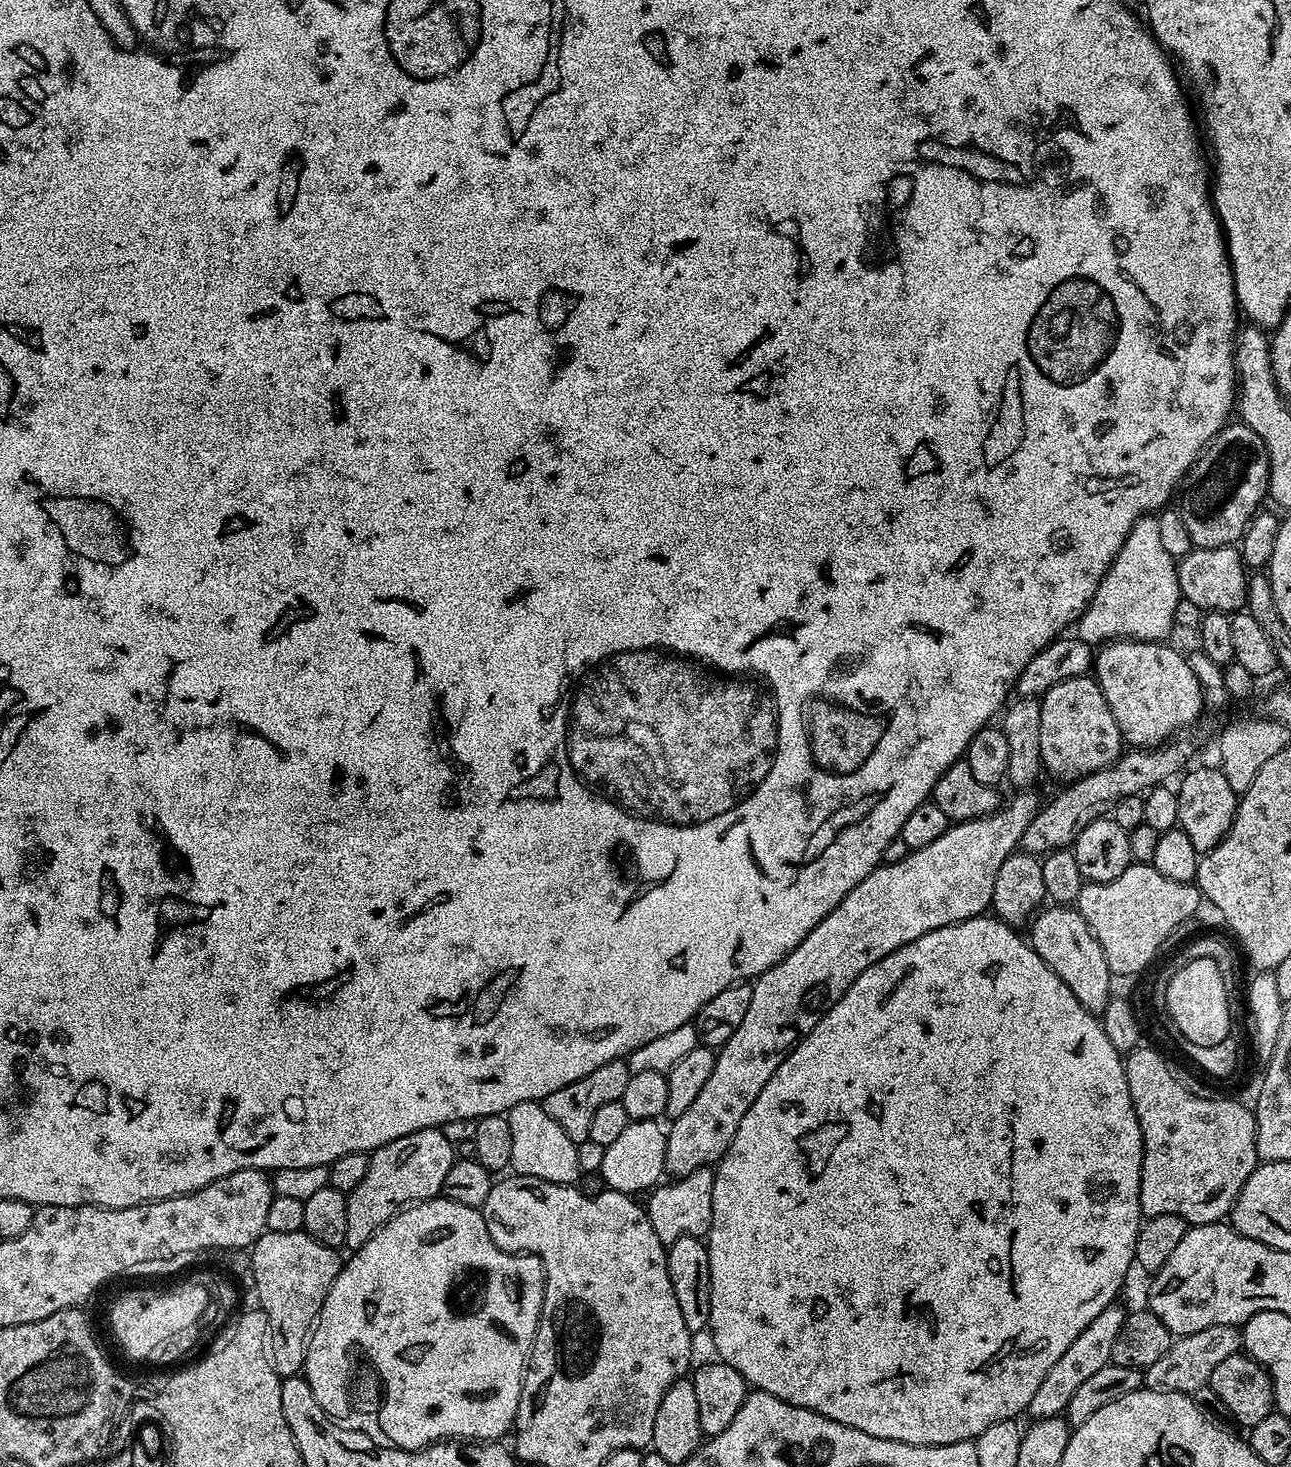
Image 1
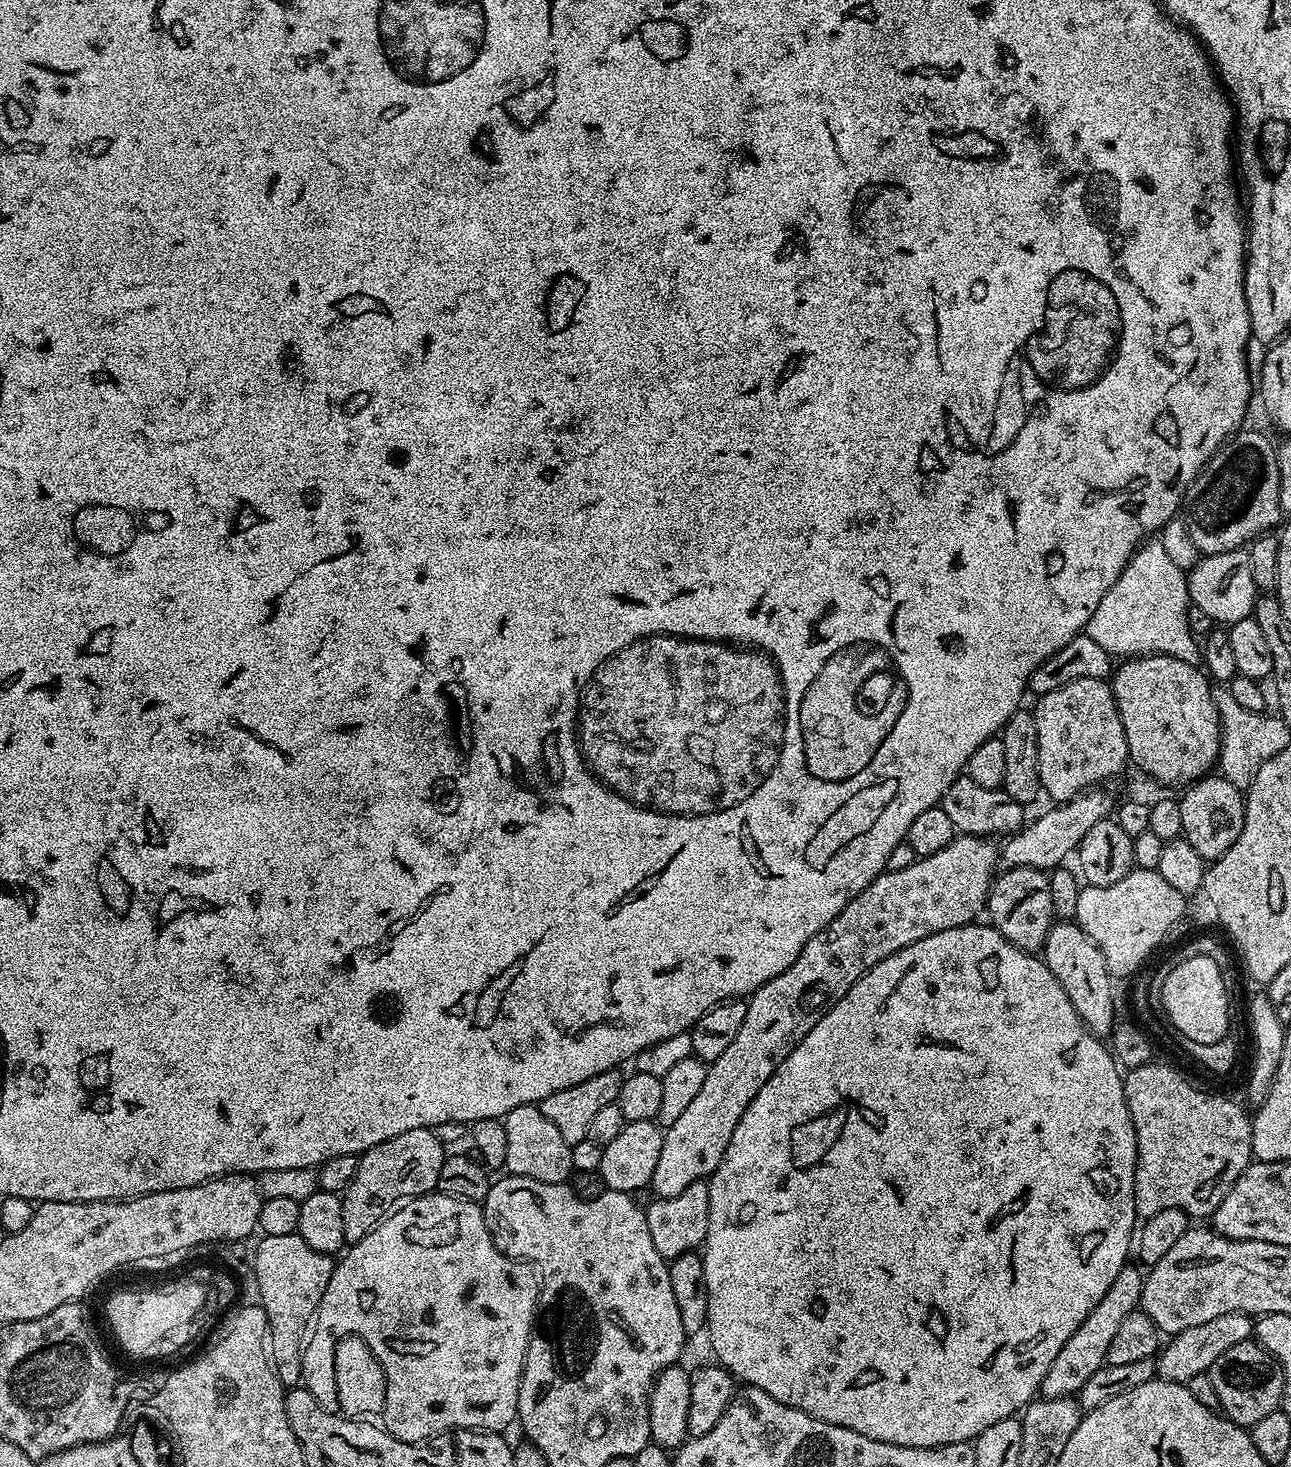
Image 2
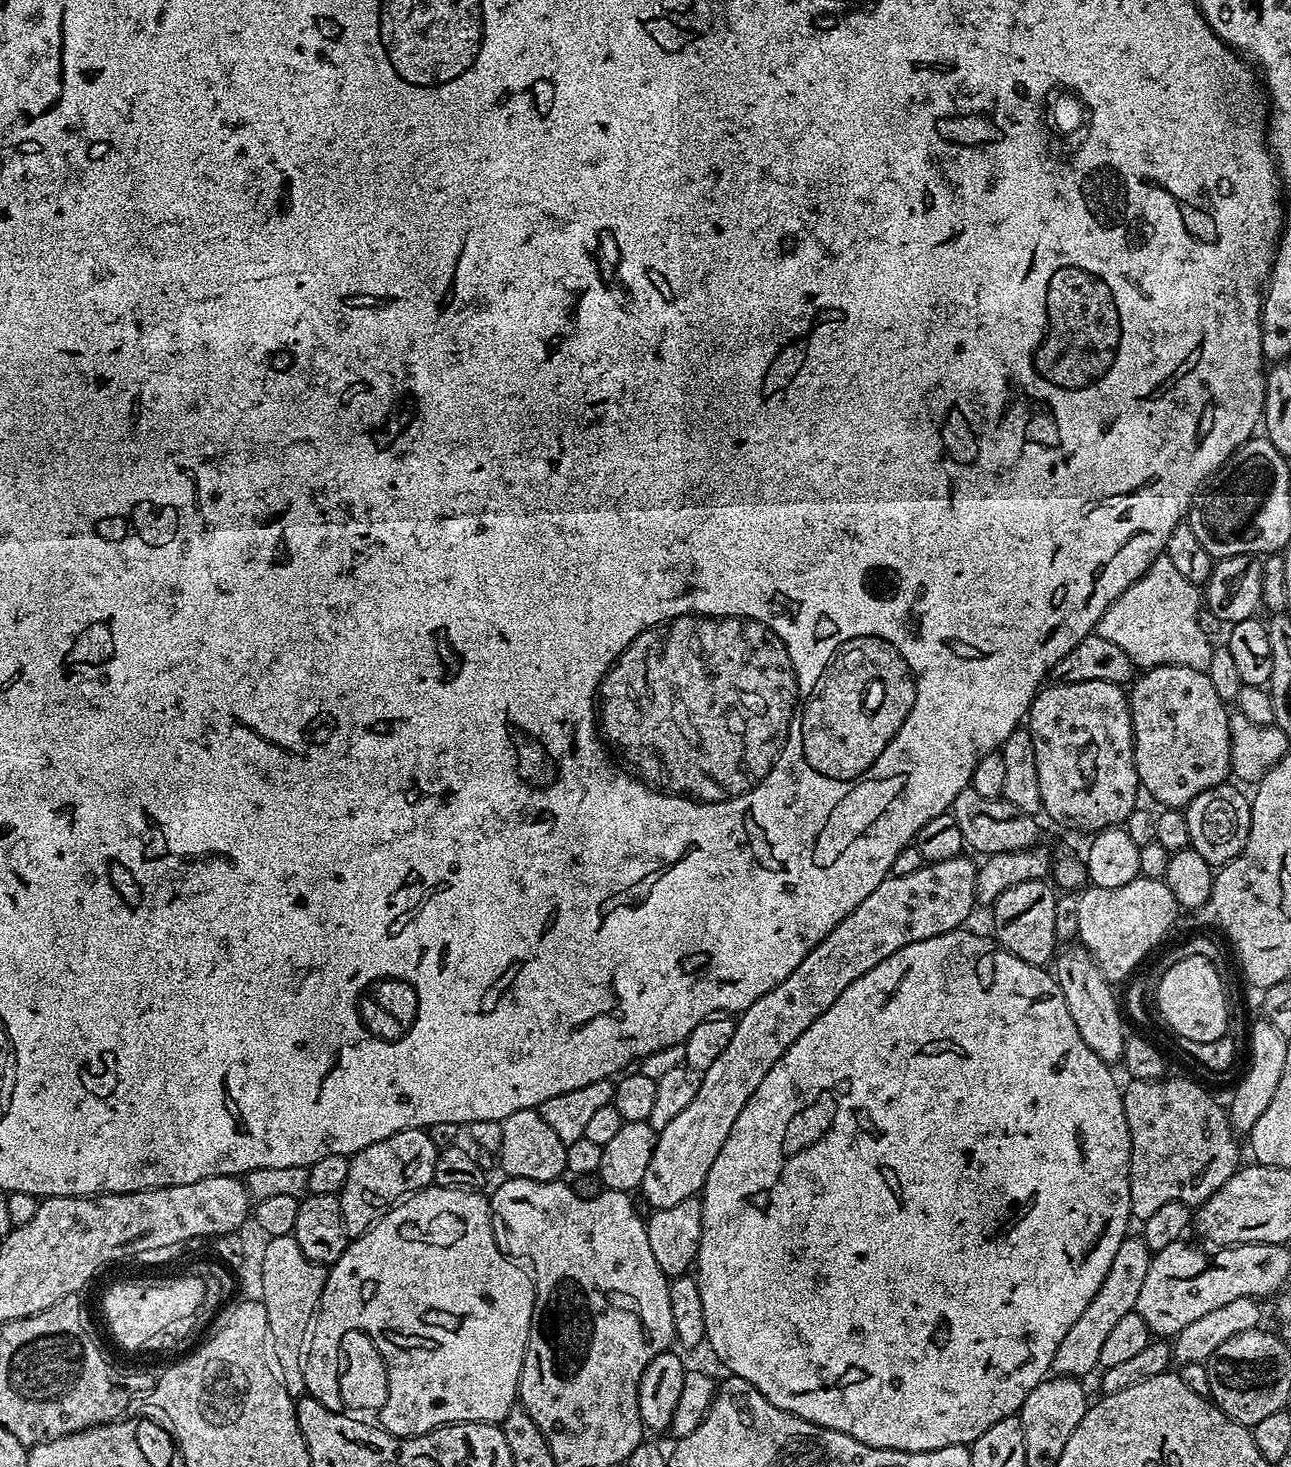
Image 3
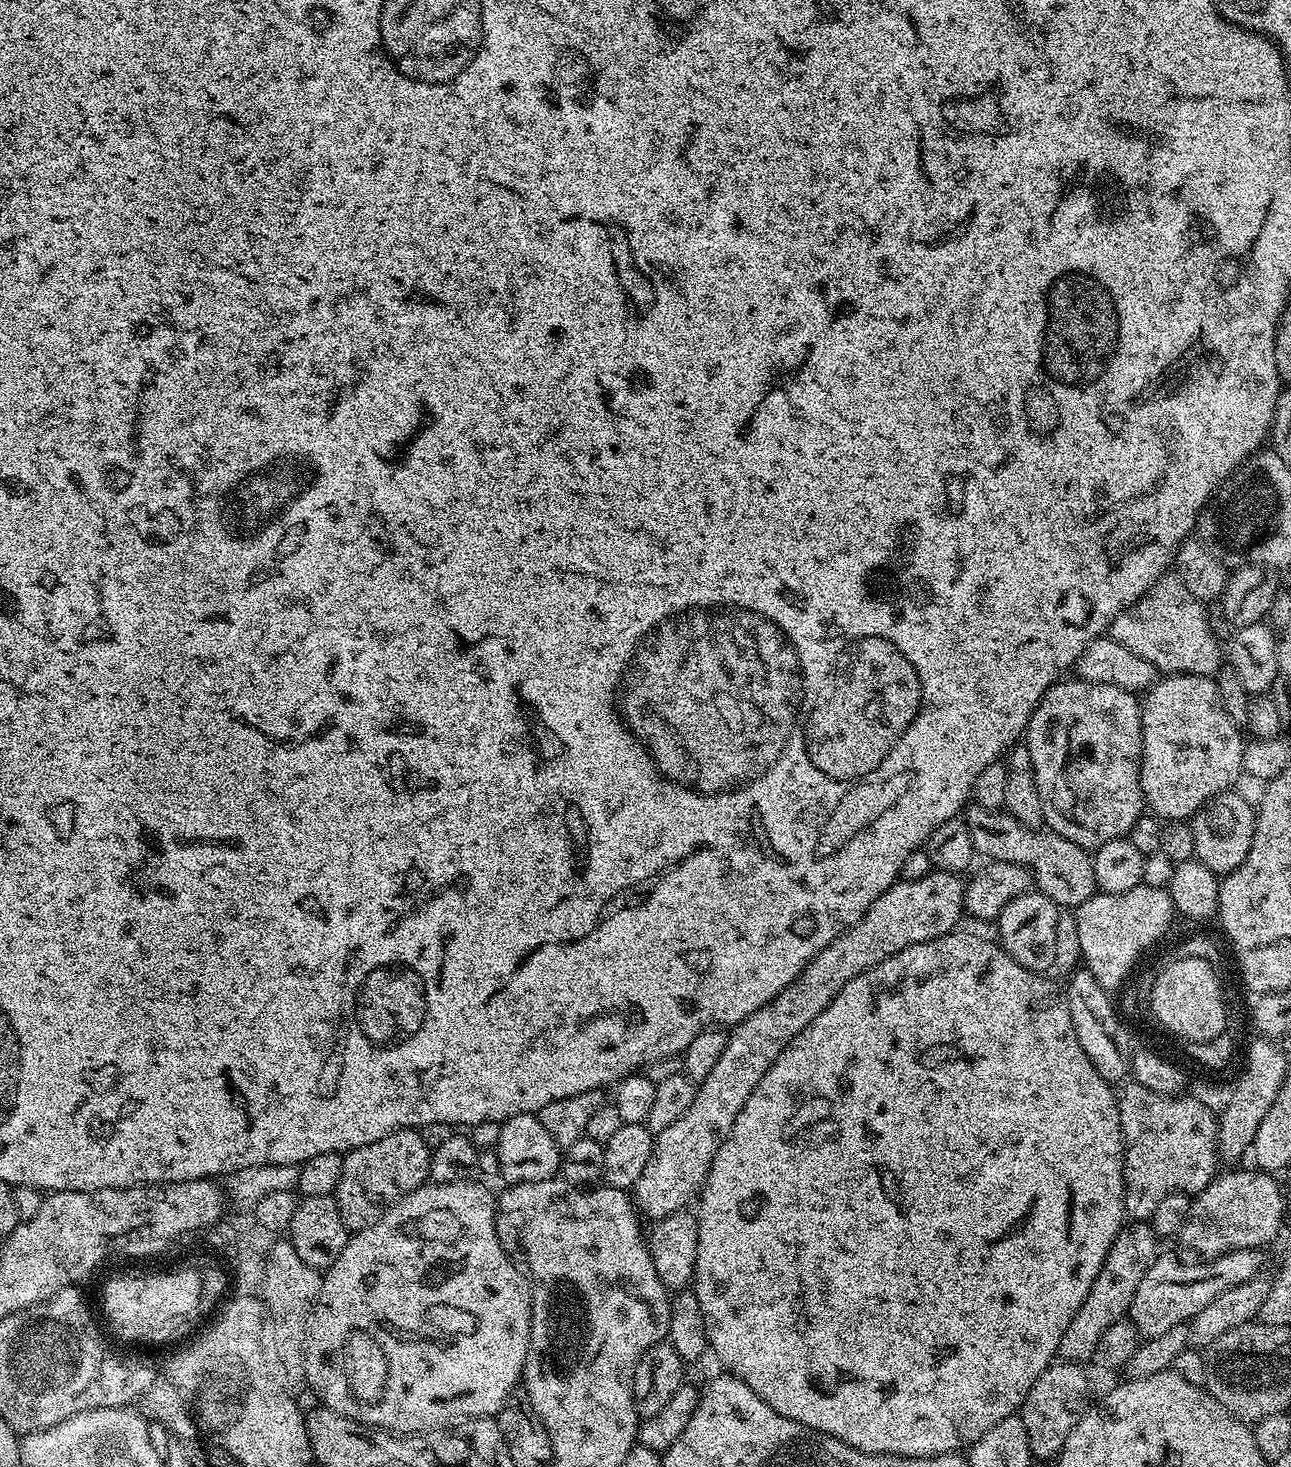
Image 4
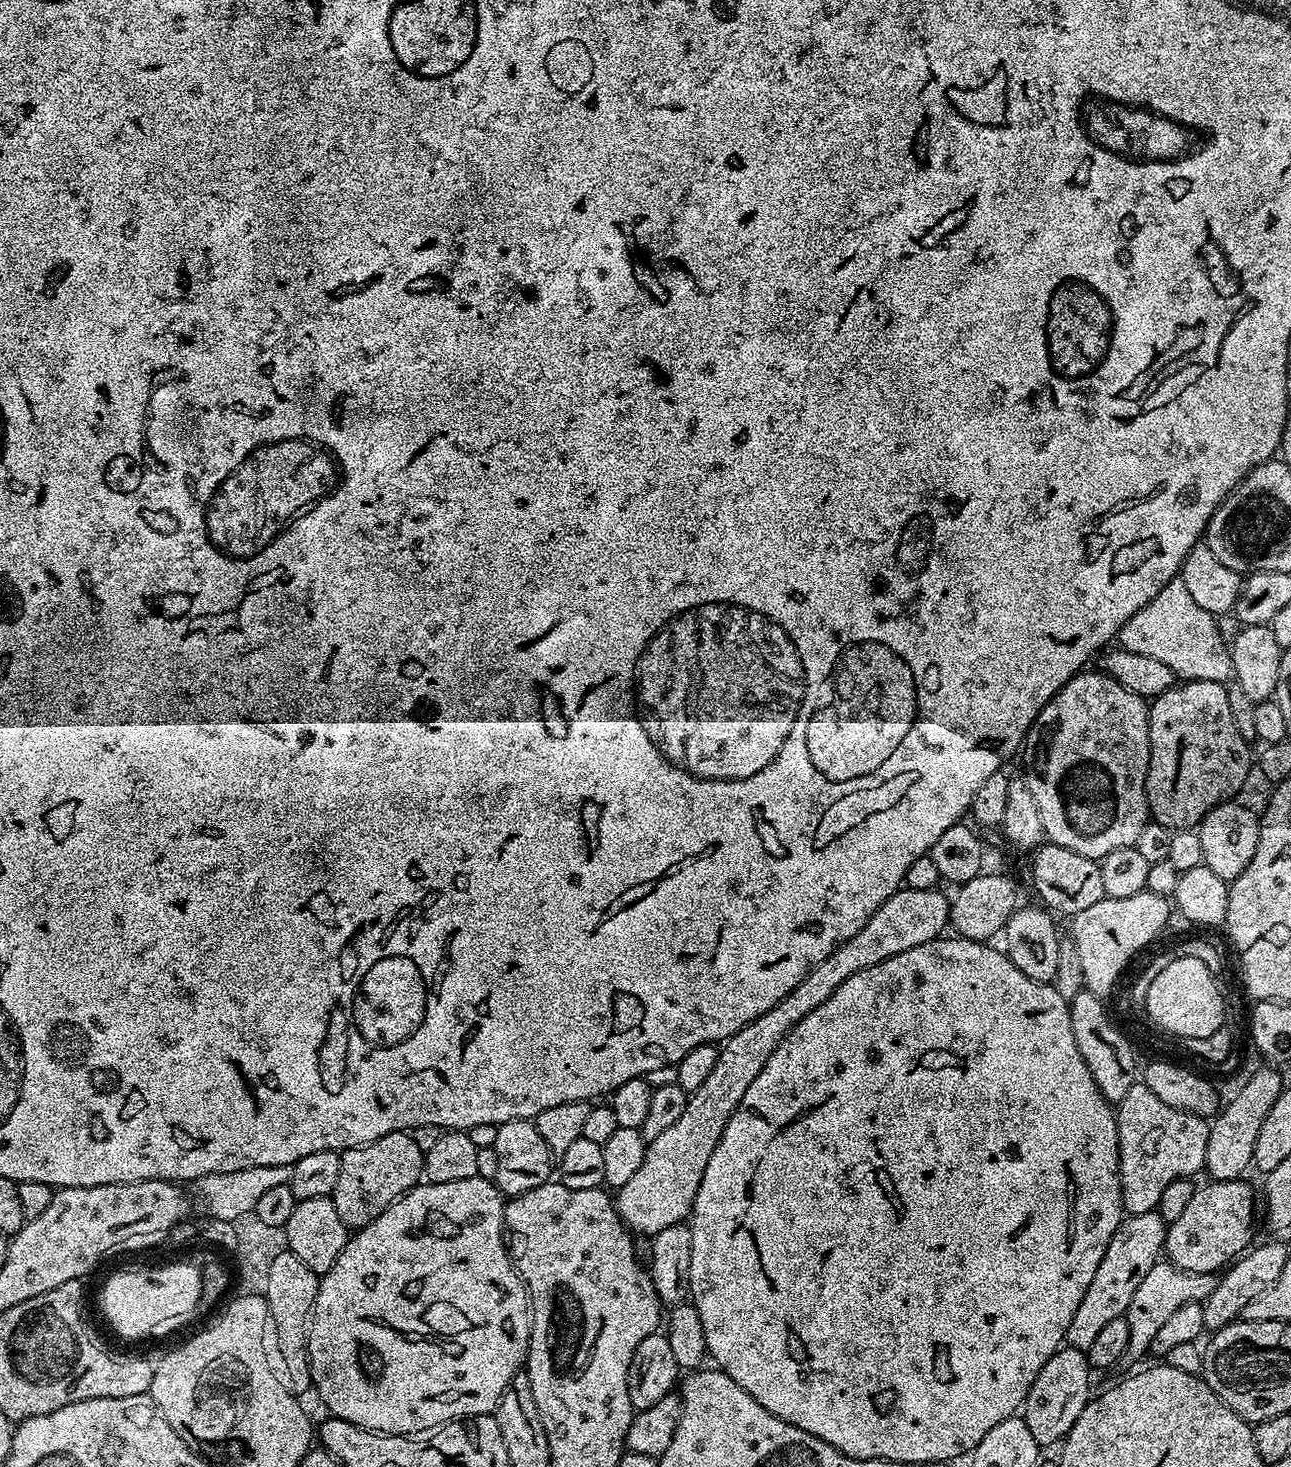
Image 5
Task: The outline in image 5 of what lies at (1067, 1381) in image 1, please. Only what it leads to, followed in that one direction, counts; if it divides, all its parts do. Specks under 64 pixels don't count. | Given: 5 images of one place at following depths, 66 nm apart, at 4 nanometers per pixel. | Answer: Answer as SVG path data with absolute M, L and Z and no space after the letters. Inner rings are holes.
M1159 1211L1125 1215L1121 1219L1118 1230L1114 1230L1114 1238L1110 1238L1110 1246L1106 1246L1106 1254L1102 1254L1102 1262L1098 1262L1098 1271L1094 1273L1082 1302L1078 1302L1078 1310L1074 1310L1066 1337L1071 1347L1087 1350L1095 1336L1113 1318L1127 1313L1134 1290L1138 1290L1142 1278L1146 1278L1146 1274L1150 1274L1152 1267L1161 1259L1167 1233L1166 1221L1160 1217Z

